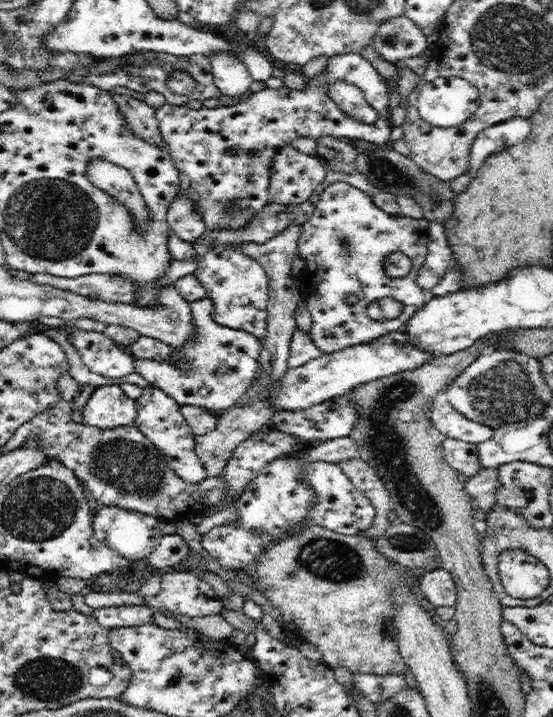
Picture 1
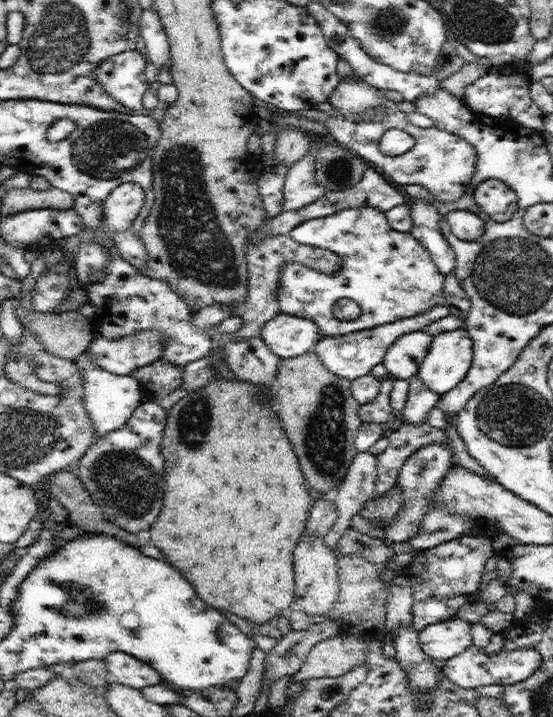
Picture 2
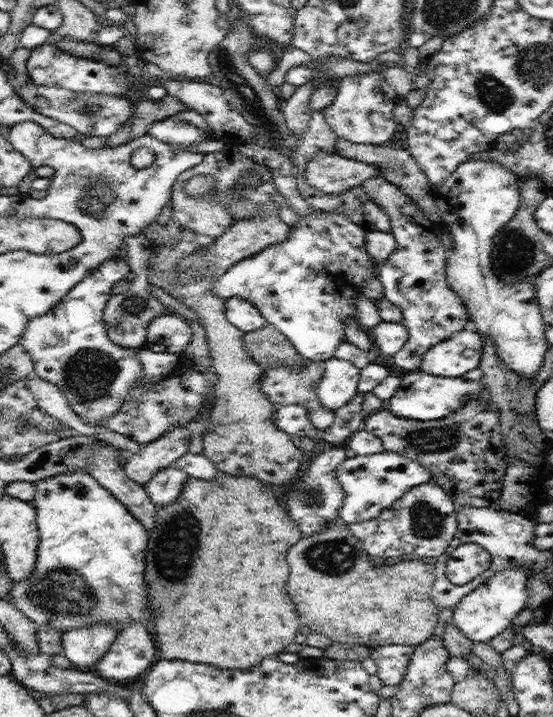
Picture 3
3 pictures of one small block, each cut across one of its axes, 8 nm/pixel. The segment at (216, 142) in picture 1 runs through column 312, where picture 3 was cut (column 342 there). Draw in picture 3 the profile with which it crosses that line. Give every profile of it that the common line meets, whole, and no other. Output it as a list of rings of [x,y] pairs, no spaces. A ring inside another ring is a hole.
[[[380,66],[371,73],[345,76],[339,79],[336,87],[338,92],[330,106],[326,106],[322,112],[329,128],[338,136],[366,145],[383,145],[389,141],[397,131],[398,123],[394,119],[394,109],[403,99],[395,91],[395,88],[386,80],[385,67]]]

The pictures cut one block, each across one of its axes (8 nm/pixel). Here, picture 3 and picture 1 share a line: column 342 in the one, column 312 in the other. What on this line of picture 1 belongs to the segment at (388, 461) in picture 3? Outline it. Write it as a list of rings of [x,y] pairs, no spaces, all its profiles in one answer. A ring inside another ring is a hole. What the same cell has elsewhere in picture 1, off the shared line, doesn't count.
[[[311,462],[307,464],[305,479],[315,494],[315,499],[308,511],[311,522],[332,532],[347,535],[357,535],[370,528],[375,517],[374,505],[363,492],[354,486],[354,483],[344,474],[338,463]]]

